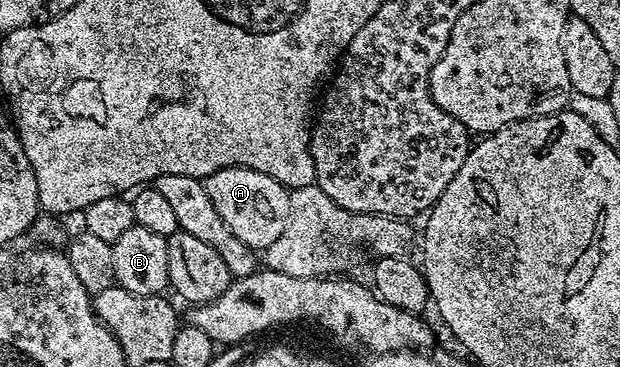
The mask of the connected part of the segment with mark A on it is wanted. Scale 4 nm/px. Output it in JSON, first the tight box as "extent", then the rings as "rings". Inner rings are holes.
{"extent":[203,168,288,250],"rings":[[[224,168],[204,177],[203,187],[215,214],[226,230],[239,242],[254,250],[264,250],[283,234],[288,207],[288,193],[279,182],[250,168]]]}

